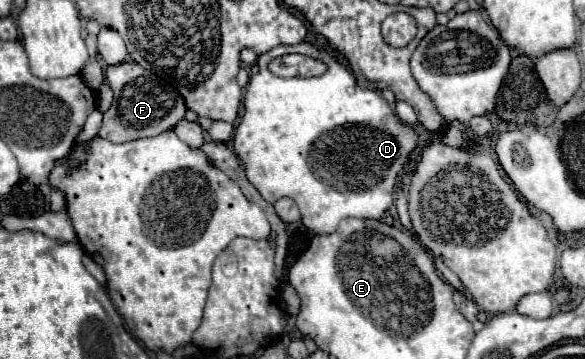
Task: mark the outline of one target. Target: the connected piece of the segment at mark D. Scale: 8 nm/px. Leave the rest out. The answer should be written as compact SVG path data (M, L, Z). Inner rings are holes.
M308 42L296 44L296 46L276 46L276 48L272 48L270 52L262 54L262 56L258 58L258 68L260 68L260 72L258 72L256 76L252 76L250 82L248 82L248 86L246 86L244 114L242 114L242 118L240 118L240 124L238 124L236 130L234 130L234 140L232 140L232 142L234 142L234 152L240 154L240 160L244 162L246 178L256 186L256 190L262 194L262 198L264 198L266 202L270 202L270 204L274 204L274 202L280 200L280 198L290 198L290 200L294 200L296 206L300 208L304 226L306 226L310 232L314 232L314 234L332 234L332 232L336 232L340 220L344 220L344 218L380 220L380 218L388 212L388 208L394 204L396 178L402 174L402 170L404 170L404 166L406 166L406 162L408 162L408 158L410 158L410 152L418 146L418 132L416 132L412 126L404 124L376 90L372 90L372 88L362 88L362 86L356 82L354 74L352 74L348 68L344 68L344 66L336 60L336 56L330 54L330 52L326 52L324 48L316 48L316 46L308 44ZM302 50L308 50L310 56L324 60L326 66L328 66L328 72L322 74L322 76L316 76L316 78L278 78L278 76L274 76L274 74L268 70L268 56L282 56L282 54L290 54L290 52L302 54Z

